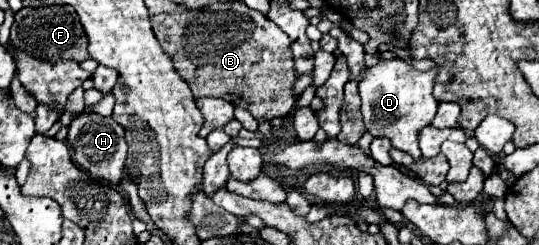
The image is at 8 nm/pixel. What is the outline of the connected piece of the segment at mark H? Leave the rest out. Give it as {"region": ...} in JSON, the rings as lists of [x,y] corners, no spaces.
{"region":[[[80,114],[68,126],[68,144],[72,148],[74,160],[88,170],[92,176],[104,178],[110,184],[118,184],[124,172],[124,160],[128,152],[128,144],[124,138],[124,128],[112,118],[104,118],[100,114]]]}

